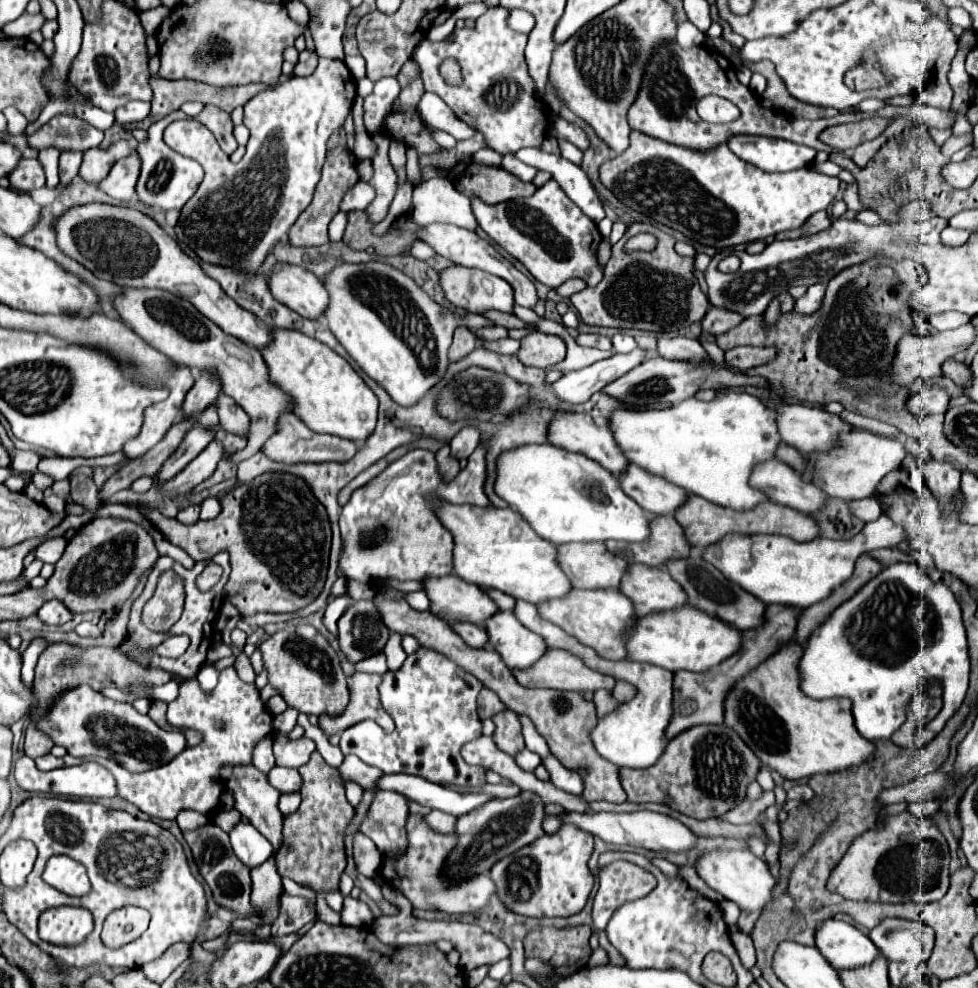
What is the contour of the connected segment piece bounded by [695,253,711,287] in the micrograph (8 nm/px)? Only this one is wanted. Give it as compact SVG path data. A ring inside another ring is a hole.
M697 253L697 255L695 255L695 275L697 275L697 279L701 281L701 285L703 285L703 287L705 287L703 273L705 273L707 265L709 265L709 261L711 261L711 257L709 257L709 255L705 255L705 253Z

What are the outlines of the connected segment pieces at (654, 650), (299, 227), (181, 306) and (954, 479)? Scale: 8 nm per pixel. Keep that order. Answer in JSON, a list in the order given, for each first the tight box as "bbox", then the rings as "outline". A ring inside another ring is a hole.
[{"bbox":[627,605,741,671],"outline":[[[685,605],[675,613],[655,613],[655,617],[635,617],[635,629],[627,637],[627,661],[653,663],[669,671],[707,671],[741,649],[741,633],[707,613]]]},{"bbox":[289,147,359,247],"outline":[[[345,147],[329,149],[329,151],[327,151],[327,161],[325,161],[325,165],[323,165],[323,177],[321,177],[321,181],[317,183],[313,201],[311,201],[311,205],[299,215],[299,219],[295,221],[295,225],[293,225],[291,231],[289,231],[289,241],[291,241],[291,245],[297,245],[297,247],[319,247],[319,245],[325,245],[325,243],[329,241],[329,223],[331,223],[331,219],[337,215],[339,203],[341,203],[343,195],[345,195],[347,189],[351,189],[357,181],[359,181],[357,165],[351,161],[349,149],[345,149]]]},{"bbox":[113,289,291,464],"outline":[[[123,289],[119,295],[113,297],[113,309],[141,339],[167,355],[171,361],[185,367],[197,367],[199,371],[215,373],[215,377],[219,377],[219,385],[223,385],[223,393],[233,397],[237,405],[245,409],[255,431],[249,433],[247,447],[231,456],[232,462],[239,464],[243,459],[257,453],[267,437],[273,435],[279,413],[283,409],[291,411],[287,407],[287,395],[283,395],[283,391],[275,389],[269,383],[269,371],[263,363],[261,353],[255,347],[239,341],[237,337],[223,333],[189,301],[161,289]]]},{"bbox":[919,459,961,505],"outline":[[[937,459],[921,461],[919,469],[927,479],[927,485],[931,487],[931,491],[941,499],[943,505],[949,505],[951,497],[959,491],[961,473],[951,463],[937,461]]]}]

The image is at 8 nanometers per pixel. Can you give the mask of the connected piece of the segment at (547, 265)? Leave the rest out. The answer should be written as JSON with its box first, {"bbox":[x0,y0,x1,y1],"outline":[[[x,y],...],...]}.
{"bbox":[471,179,603,289],"outline":[[[549,179],[531,197],[497,205],[485,205],[481,199],[473,197],[471,205],[479,227],[549,289],[557,289],[567,279],[575,277],[591,287],[601,281],[603,267],[597,261],[601,233],[597,225],[563,193],[557,181]]]}

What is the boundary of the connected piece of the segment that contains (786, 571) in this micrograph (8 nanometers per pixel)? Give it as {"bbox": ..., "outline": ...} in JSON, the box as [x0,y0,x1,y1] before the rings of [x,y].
{"bbox":[703,515,903,609],"outline":[[[881,515],[879,519],[865,523],[861,533],[847,541],[819,537],[815,541],[797,543],[783,535],[743,537],[741,533],[731,533],[731,537],[723,537],[723,541],[705,547],[703,559],[715,565],[729,581],[735,581],[741,589],[745,589],[753,597],[759,597],[759,601],[763,601],[765,605],[779,603],[807,609],[825,599],[837,585],[851,577],[853,565],[861,553],[895,547],[903,539],[903,529]]]}

